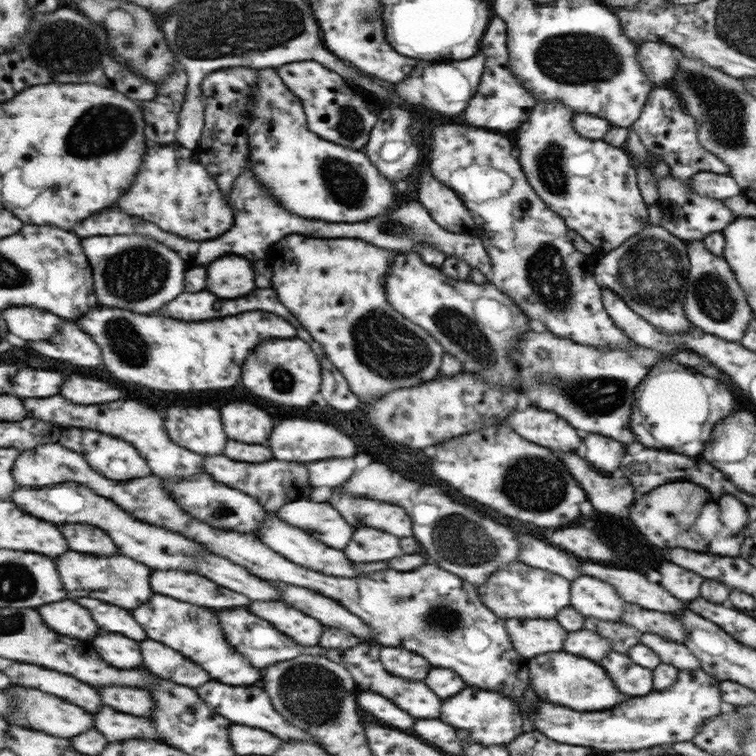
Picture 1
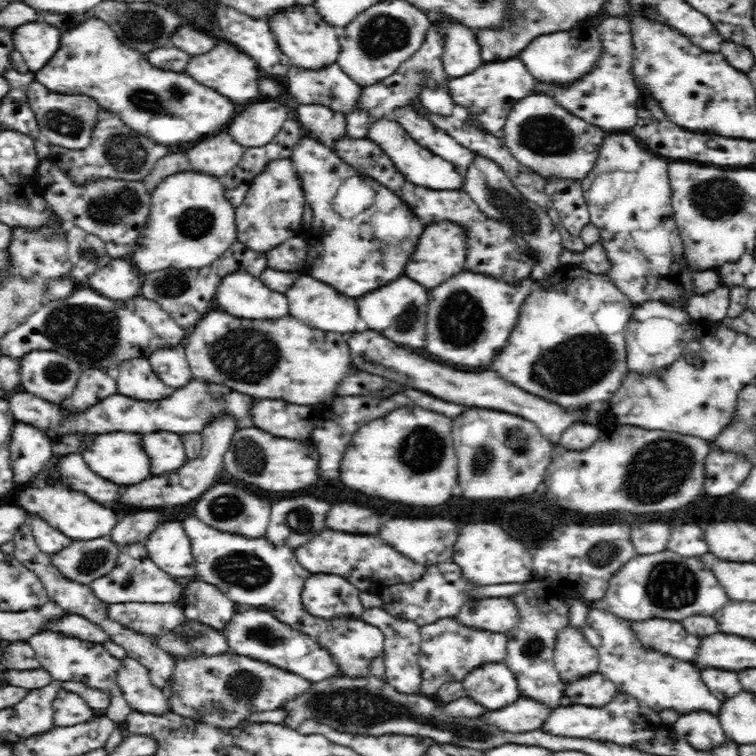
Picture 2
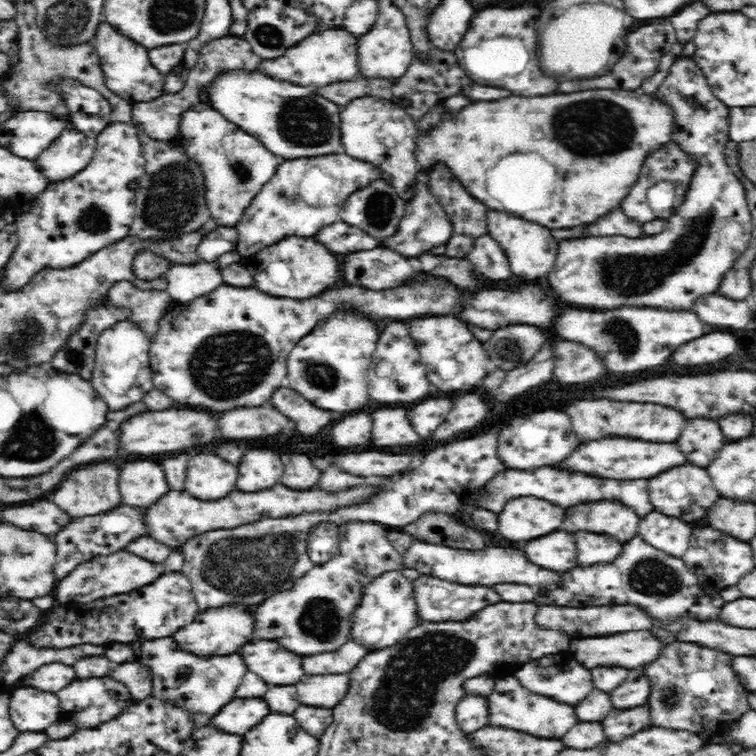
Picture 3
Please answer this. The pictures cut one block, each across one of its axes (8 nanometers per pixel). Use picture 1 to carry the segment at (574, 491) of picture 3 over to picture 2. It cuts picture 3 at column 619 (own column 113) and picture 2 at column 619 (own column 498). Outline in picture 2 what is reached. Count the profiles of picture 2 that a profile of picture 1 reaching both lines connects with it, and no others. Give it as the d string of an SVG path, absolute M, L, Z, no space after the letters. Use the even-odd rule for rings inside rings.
M591 606L582 634L600 654L598 673L614 682L620 692L632 694L640 705L652 707L655 711L674 710L678 715L692 711L708 711L709 714L719 715L723 702L708 689L702 680L700 670L692 665L692 662L681 661L651 647L642 646L632 633L631 621L628 619Z

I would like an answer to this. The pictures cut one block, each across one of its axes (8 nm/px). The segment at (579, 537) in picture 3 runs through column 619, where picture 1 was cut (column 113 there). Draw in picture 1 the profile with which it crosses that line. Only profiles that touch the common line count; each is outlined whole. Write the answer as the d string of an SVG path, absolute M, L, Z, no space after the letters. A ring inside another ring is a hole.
M67 524L61 526L65 536L71 542L71 548L77 552L85 554L95 554L95 556L115 556L122 554L119 545L114 538L105 530L99 530L95 526L79 526L79 524Z

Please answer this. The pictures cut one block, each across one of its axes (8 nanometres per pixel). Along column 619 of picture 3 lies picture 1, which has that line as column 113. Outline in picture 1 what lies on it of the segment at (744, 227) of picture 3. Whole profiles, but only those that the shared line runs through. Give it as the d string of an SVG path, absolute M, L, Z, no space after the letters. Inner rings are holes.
M93 236L83 240L93 266L98 302L103 306L153 314L185 290L187 262L167 244L147 236Z

